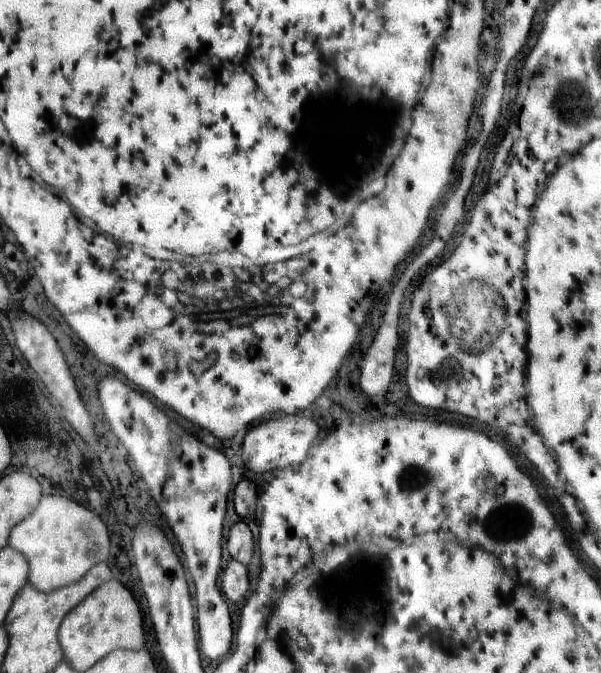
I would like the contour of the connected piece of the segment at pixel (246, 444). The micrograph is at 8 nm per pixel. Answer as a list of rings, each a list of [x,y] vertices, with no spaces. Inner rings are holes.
[[[272,418],[264,424],[258,424],[256,428],[252,428],[244,442],[242,442],[242,460],[244,466],[250,468],[252,472],[270,472],[270,470],[278,470],[284,466],[300,466],[306,460],[308,448],[312,446],[312,442],[318,436],[318,424],[314,420],[308,418]]]

